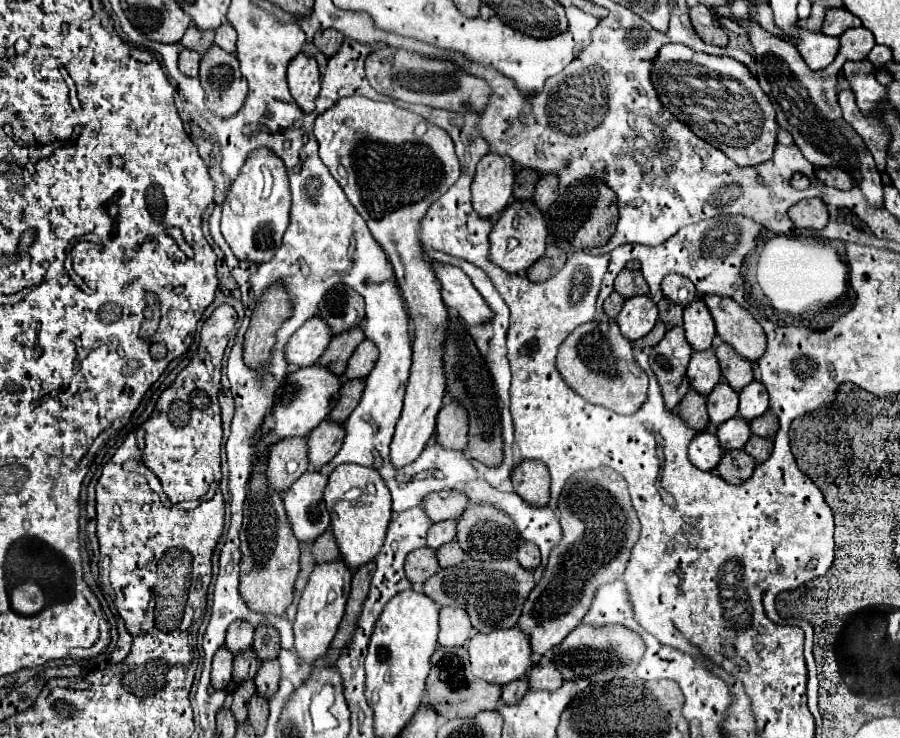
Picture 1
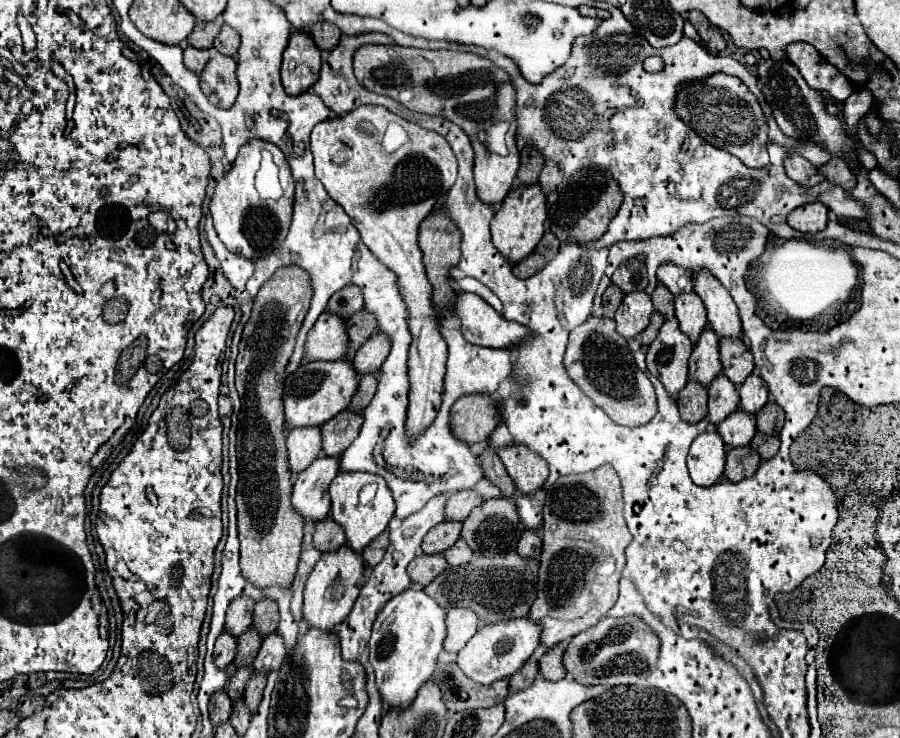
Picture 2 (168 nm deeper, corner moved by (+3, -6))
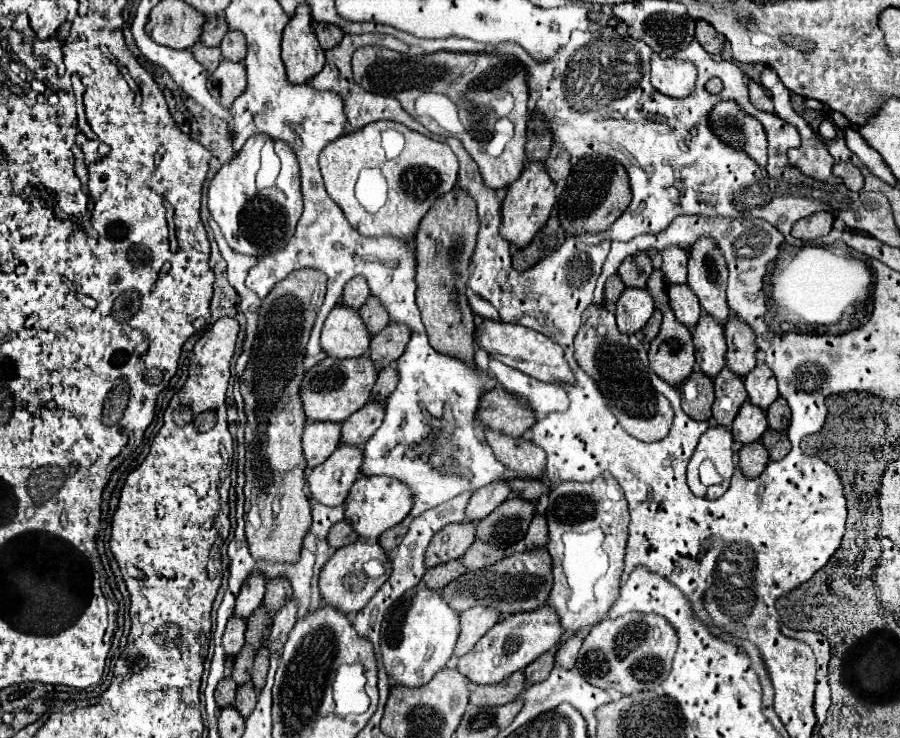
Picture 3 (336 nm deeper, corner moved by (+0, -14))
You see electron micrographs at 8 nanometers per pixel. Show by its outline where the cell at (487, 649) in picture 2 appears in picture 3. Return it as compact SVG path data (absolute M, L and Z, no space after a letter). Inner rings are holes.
M550 605L538 607L534 611L526 611L526 613L508 615L502 621L498 621L476 643L476 647L470 653L460 657L458 671L462 675L466 675L472 683L480 683L480 685L500 683L502 679L506 679L514 671L526 669L536 657L540 657L542 653L546 653L548 649L558 645L562 635L564 635L564 627L560 625L558 613Z

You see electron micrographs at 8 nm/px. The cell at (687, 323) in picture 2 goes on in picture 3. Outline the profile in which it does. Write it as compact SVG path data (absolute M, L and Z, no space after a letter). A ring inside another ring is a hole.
M682 283L682 285L668 285L668 297L670 297L670 307L680 323L684 323L688 329L696 325L696 319L700 317L702 309L692 293L692 289Z

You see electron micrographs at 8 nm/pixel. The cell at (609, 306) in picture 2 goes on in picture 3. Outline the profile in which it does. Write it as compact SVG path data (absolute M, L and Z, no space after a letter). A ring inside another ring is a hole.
M612 275L608 281L606 281L606 289L604 289L604 305L612 311L614 309L614 305L616 305L616 301L618 301L618 297L622 295L622 291L624 291L624 283L622 283L622 279L618 277L618 275Z

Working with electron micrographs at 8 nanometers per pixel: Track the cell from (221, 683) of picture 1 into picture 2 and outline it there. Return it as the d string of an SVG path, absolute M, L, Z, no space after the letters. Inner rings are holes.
M223 631L223 633L219 635L219 639L217 639L217 643L215 643L215 651L213 651L213 661L215 661L217 669L225 669L225 667L233 661L233 657L235 657L235 647L237 647L235 639L233 639L229 633Z

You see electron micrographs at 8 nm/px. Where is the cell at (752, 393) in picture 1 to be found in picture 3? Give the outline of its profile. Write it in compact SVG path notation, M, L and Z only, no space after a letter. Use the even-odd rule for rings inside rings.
M758 363L746 377L744 385L750 397L750 403L762 409L768 409L776 399L778 399L778 389L776 389L776 377L768 365Z

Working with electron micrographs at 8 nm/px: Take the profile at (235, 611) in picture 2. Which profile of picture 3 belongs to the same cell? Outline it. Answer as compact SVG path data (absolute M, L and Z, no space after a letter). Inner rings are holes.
M258 573L258 575L250 577L248 581L244 581L244 585L240 589L240 595L236 599L236 611L234 611L234 615L240 615L244 619L250 617L252 611L264 599L264 585L266 585L266 575L264 573Z

